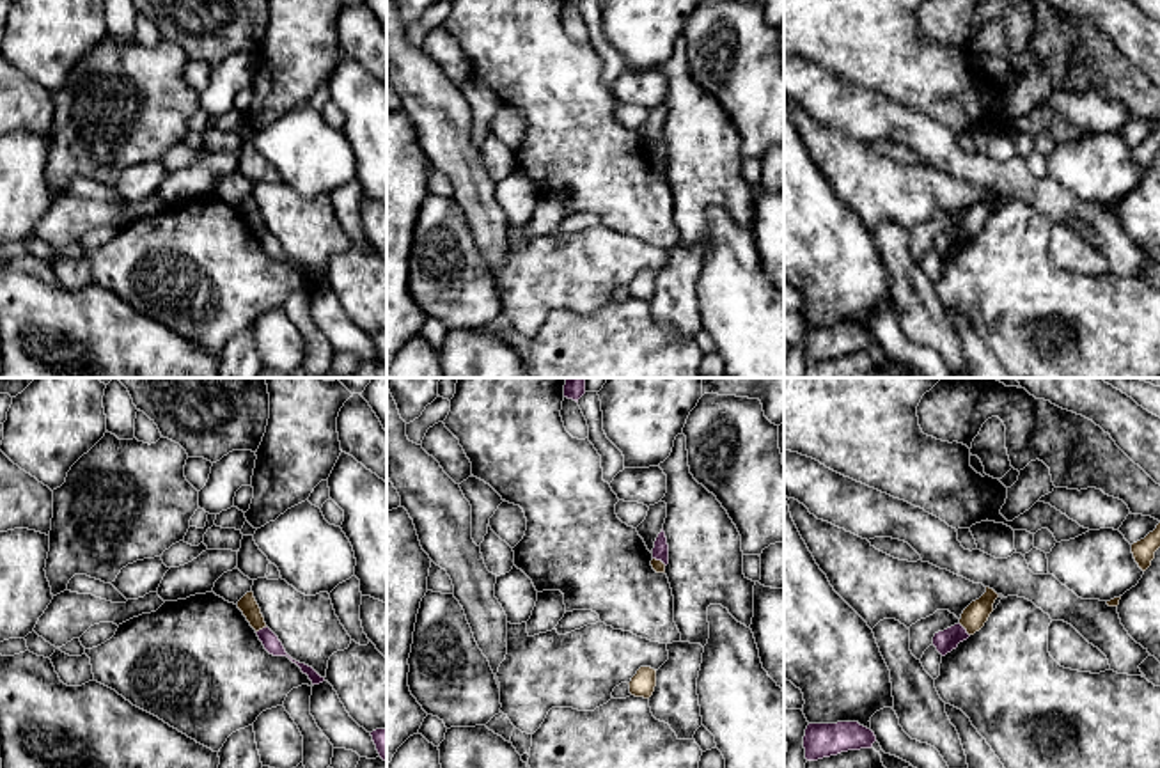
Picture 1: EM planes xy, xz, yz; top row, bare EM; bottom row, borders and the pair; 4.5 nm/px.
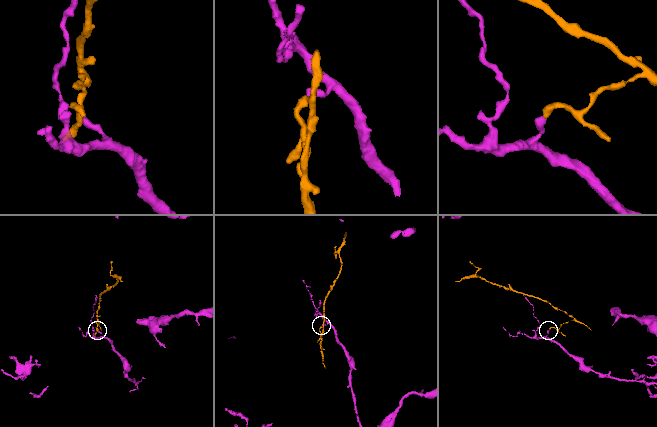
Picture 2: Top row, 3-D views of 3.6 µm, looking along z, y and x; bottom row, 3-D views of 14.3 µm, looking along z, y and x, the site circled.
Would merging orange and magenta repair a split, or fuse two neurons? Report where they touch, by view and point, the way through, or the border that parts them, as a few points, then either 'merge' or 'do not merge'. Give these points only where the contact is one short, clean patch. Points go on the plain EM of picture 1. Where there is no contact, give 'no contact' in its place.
yz (965, 231) | along yz (958, 226), (969, 238) | do not merge

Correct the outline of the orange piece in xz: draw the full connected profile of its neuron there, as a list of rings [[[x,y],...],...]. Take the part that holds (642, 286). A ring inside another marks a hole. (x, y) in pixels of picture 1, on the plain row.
[[[640,270],[628,287],[631,298],[649,302],[656,289],[656,273]]]

